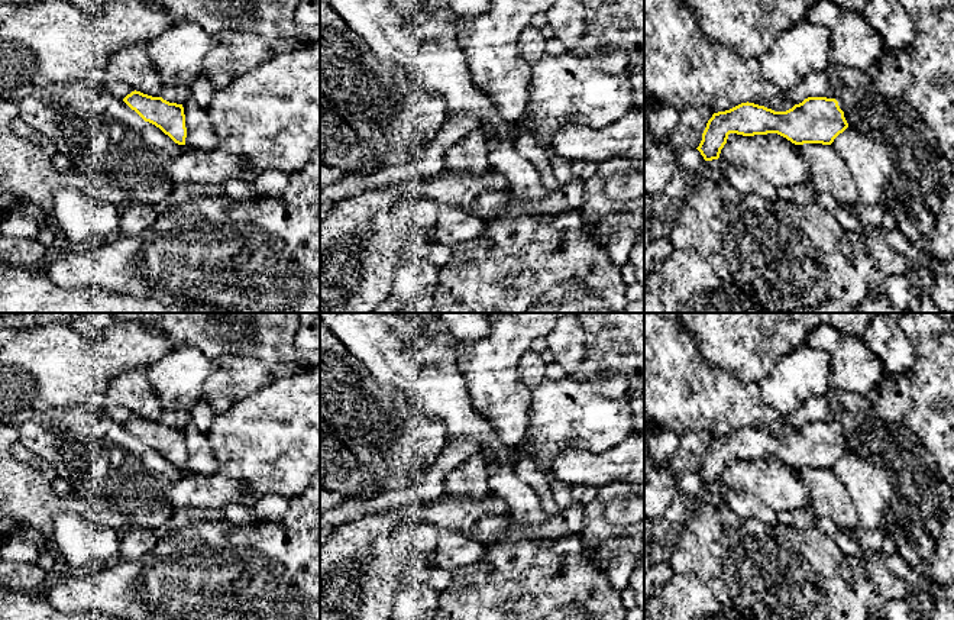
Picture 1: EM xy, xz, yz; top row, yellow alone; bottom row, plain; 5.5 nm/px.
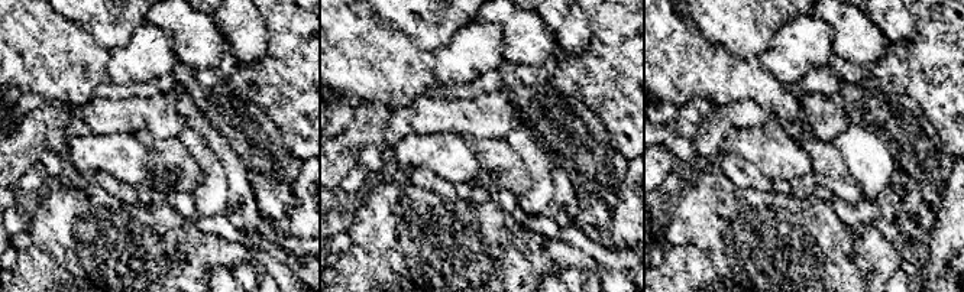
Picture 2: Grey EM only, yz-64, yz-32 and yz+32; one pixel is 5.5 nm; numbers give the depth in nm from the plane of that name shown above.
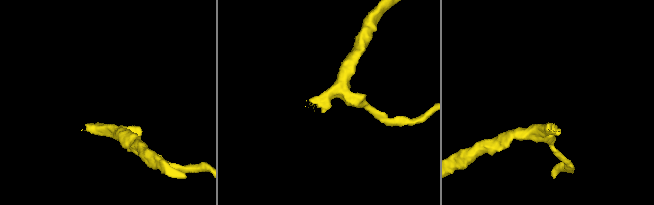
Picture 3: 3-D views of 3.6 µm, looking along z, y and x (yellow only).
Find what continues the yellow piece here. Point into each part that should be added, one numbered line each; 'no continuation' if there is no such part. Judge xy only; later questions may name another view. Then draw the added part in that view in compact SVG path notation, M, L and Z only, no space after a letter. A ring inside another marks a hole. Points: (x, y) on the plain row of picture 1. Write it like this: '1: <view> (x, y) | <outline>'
no continuation

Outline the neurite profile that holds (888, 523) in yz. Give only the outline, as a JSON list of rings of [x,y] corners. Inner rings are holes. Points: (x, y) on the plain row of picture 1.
[[[889,507],[885,513],[883,513],[883,517],[882,517],[882,523],[879,526],[879,530],[880,532],[889,532],[896,543],[898,537],[899,537],[899,527],[896,524],[896,517],[895,517],[895,513],[893,513],[893,508]]]

